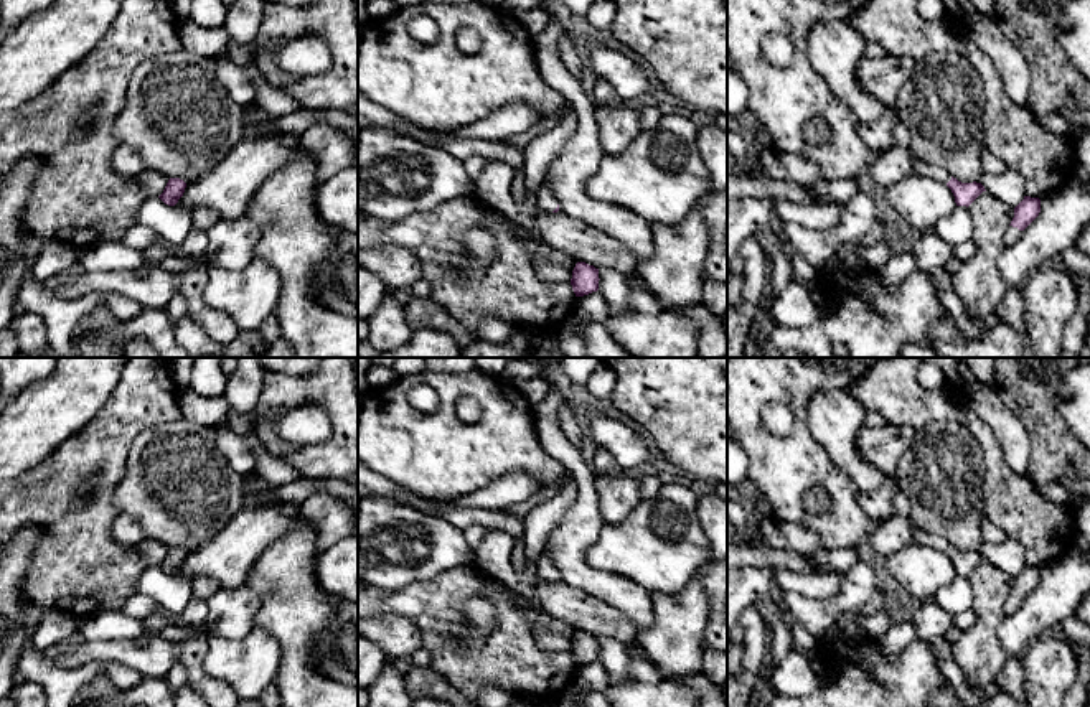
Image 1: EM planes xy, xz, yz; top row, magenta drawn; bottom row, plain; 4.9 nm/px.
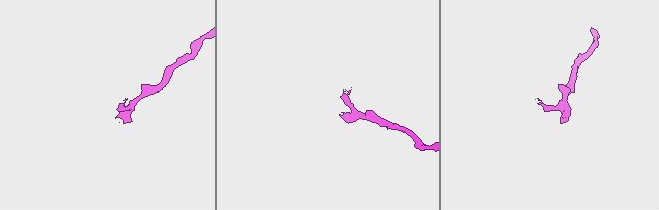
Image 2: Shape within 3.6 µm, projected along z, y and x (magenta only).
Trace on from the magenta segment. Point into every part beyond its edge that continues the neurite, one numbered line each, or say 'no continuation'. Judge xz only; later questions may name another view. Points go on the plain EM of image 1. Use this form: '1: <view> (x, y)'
1: xz (544, 567)

